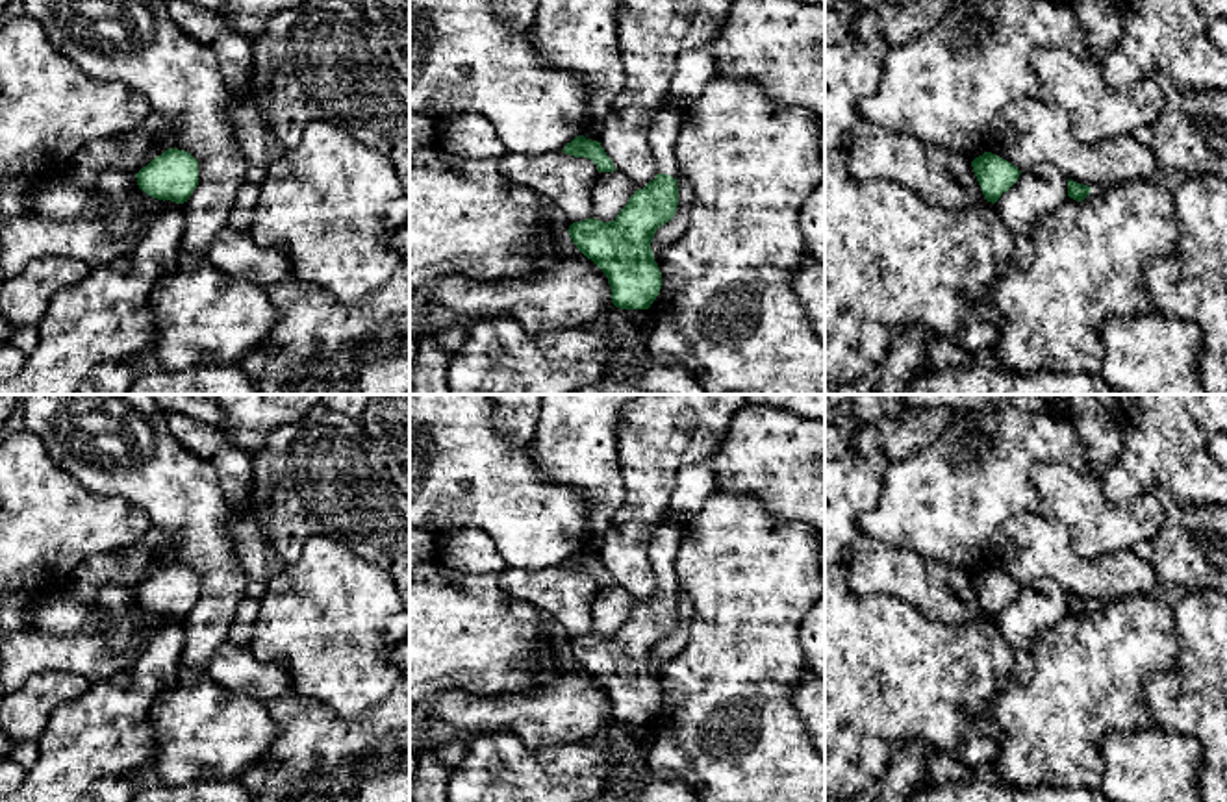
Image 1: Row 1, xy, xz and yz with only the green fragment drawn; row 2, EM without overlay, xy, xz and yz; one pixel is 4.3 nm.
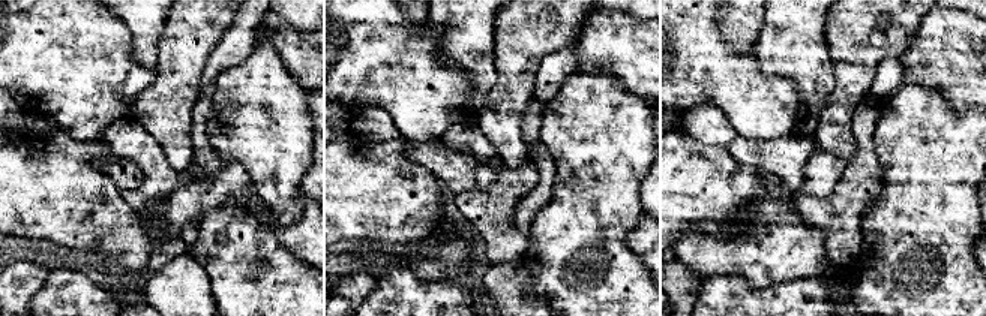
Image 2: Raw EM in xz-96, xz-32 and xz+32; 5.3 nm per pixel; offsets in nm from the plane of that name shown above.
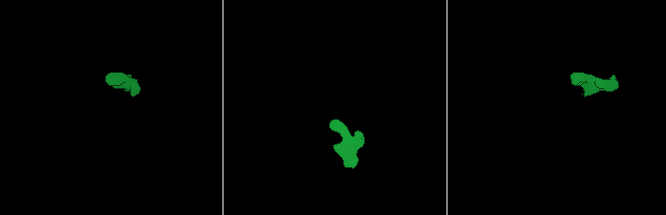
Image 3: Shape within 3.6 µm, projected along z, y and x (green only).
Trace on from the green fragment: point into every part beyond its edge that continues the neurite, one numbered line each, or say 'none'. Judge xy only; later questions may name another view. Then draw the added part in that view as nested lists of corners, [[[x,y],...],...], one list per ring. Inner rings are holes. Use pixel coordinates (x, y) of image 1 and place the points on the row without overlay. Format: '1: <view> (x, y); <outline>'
1: xy (23, 654); [[[139,606],[143,617],[141,641],[113,654],[102,641],[102,619],[89,608],[83,626],[70,635],[57,635],[35,628],[20,632],[0,632],[0,689],[9,695],[22,687],[35,674],[72,672],[89,682],[122,672],[133,667],[143,652],[146,639],[167,626],[182,620],[171,615],[158,615]]]

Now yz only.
1: yz (1040, 604); [[[1042,578],[1023,585],[1018,596],[995,617],[1012,652],[1029,648],[1034,635],[1068,613],[1068,593],[1053,580]]]

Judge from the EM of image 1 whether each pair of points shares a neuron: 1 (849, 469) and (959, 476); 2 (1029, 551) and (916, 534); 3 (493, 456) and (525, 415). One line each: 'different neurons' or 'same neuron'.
1: different neurons
2: different neurons
3: different neurons

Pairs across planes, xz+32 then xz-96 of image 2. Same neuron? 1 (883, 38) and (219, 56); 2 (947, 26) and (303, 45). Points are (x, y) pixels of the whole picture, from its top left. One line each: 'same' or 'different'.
1: different
2: same

